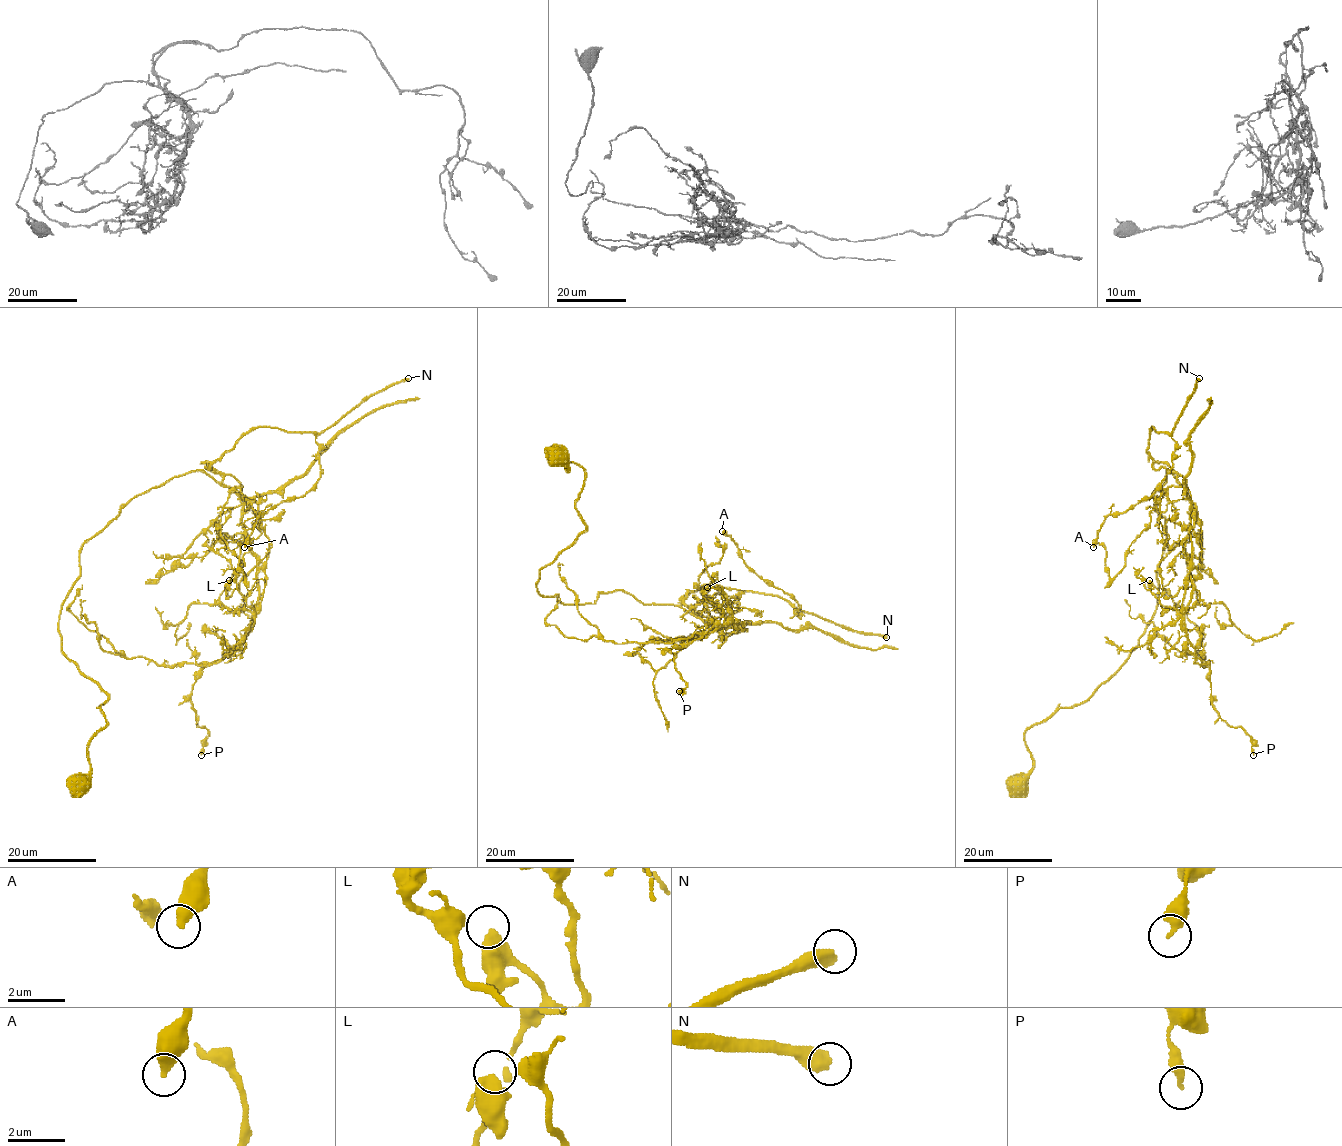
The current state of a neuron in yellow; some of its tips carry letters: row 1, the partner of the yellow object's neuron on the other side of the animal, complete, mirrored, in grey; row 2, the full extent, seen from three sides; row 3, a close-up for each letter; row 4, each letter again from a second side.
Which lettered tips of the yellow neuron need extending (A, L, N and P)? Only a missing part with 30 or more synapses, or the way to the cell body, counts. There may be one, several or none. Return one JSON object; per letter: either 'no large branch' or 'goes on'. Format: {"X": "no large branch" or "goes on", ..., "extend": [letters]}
{"A": "no large branch", "L": "no large branch", "N": "goes on", "P": "no large branch", "extend": ["N"]}

